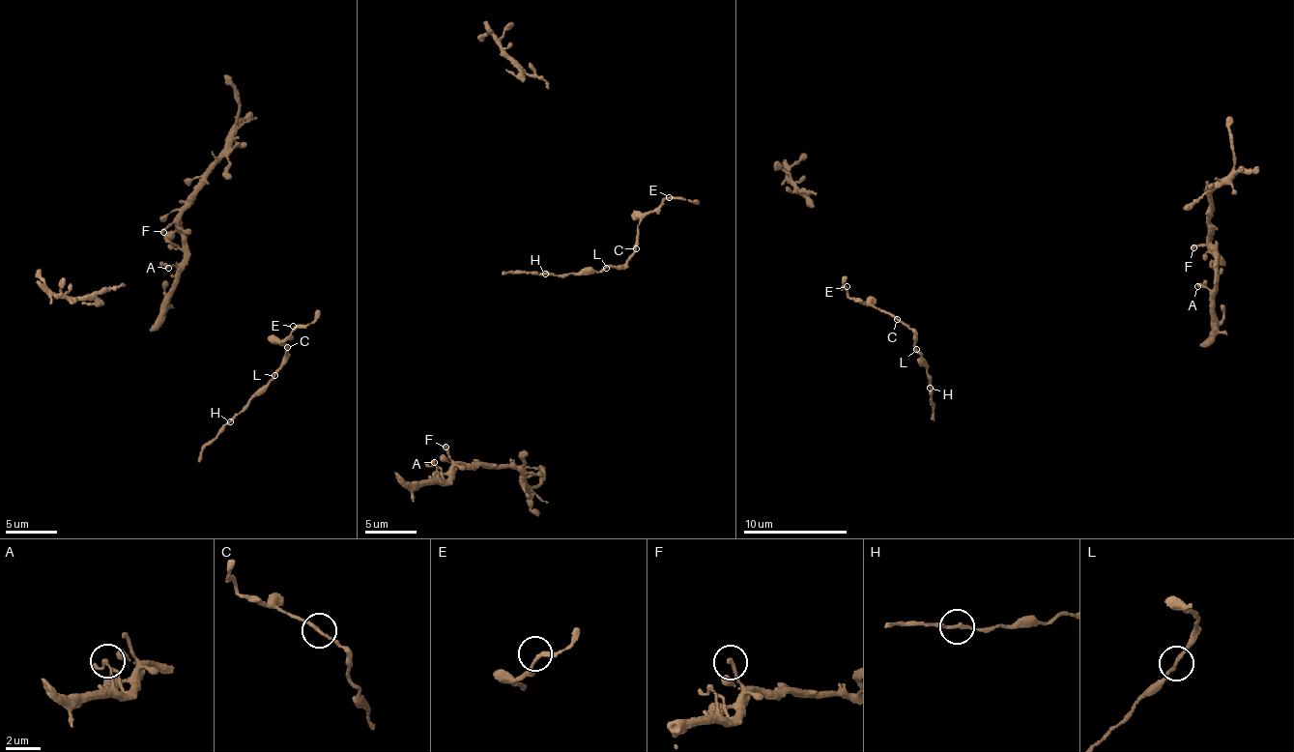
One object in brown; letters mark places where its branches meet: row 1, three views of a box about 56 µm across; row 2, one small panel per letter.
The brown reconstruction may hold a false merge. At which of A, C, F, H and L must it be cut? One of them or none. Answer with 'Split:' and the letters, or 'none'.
Split: none

